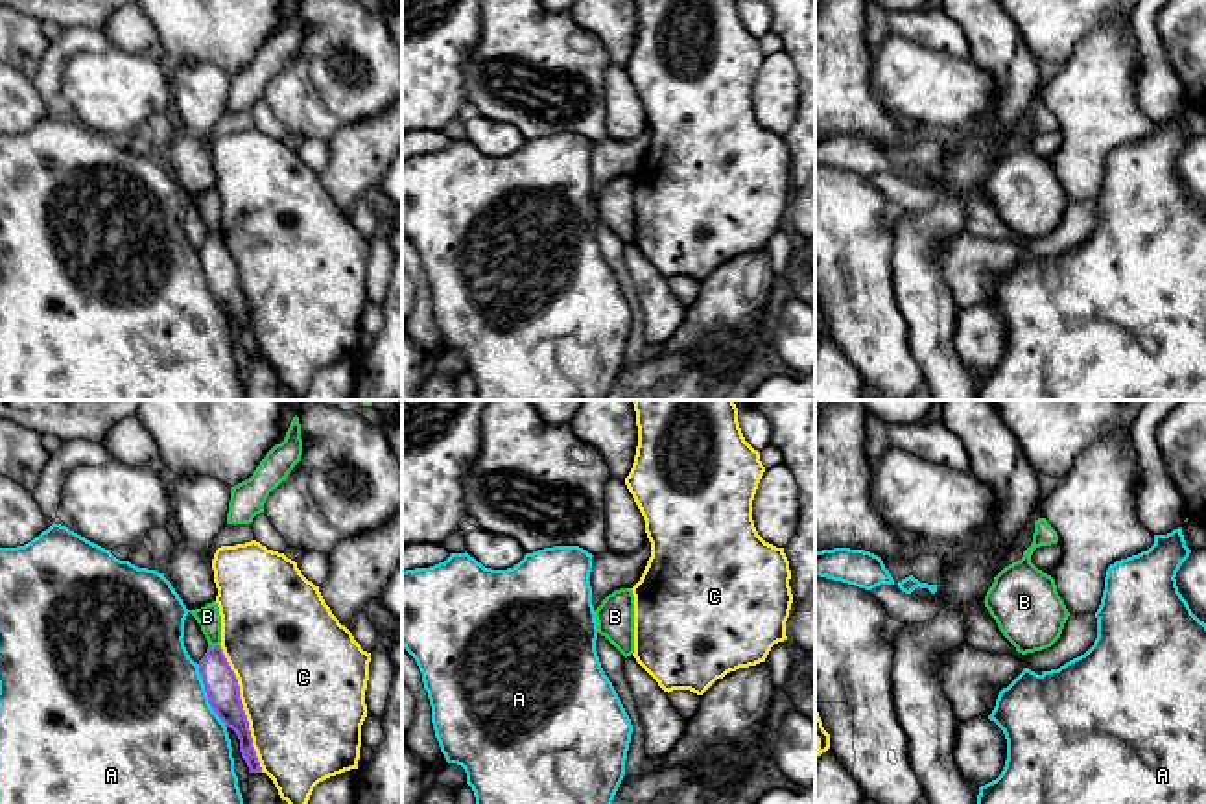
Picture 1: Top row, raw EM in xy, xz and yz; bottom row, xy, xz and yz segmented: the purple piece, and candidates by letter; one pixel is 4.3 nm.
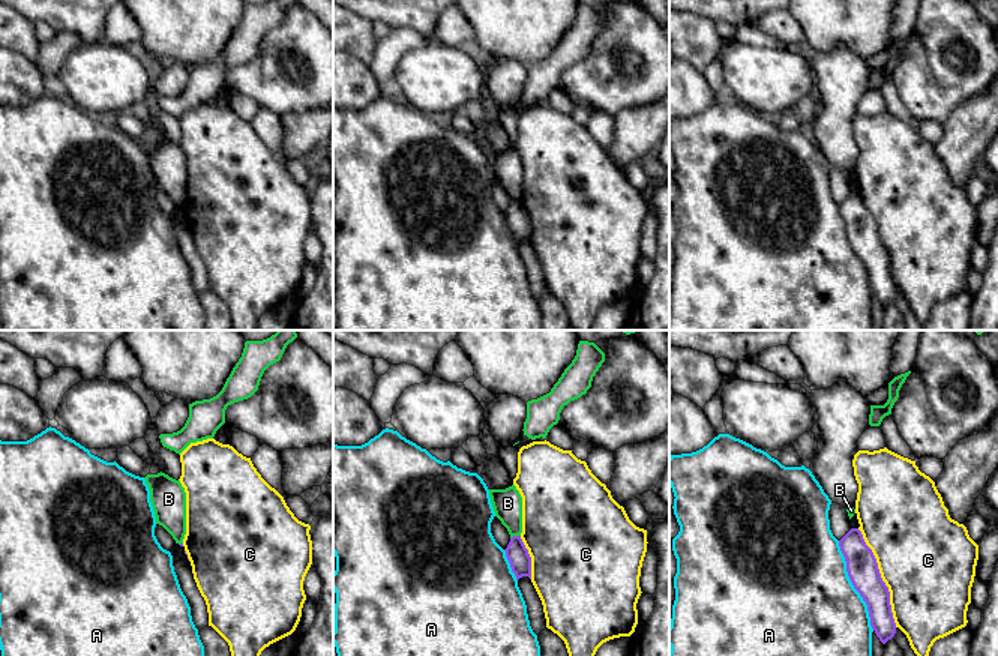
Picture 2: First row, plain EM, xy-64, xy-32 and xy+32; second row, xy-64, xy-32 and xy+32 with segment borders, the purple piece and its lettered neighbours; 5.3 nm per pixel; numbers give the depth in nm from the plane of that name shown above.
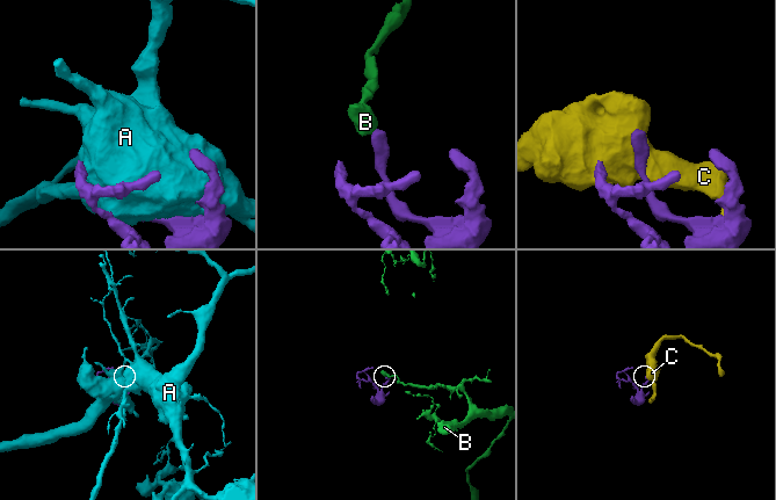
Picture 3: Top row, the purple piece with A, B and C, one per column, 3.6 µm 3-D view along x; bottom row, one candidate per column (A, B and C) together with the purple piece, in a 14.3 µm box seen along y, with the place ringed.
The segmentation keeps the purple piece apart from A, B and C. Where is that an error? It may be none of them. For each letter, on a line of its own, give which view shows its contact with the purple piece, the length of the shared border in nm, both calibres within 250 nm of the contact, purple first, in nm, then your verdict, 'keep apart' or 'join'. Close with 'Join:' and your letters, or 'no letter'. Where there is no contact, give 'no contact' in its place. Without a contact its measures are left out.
A: contact in xy; length 300 nm; calibres 150 and 500 nm; keep apart
B: contact in xy; length 50 nm; calibres 150 and 100 nm; keep apart
C: contact in xy; length 600 nm; calibres 150 and 480 nm; keep apart
Join: no letter

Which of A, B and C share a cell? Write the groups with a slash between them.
A / B / C

